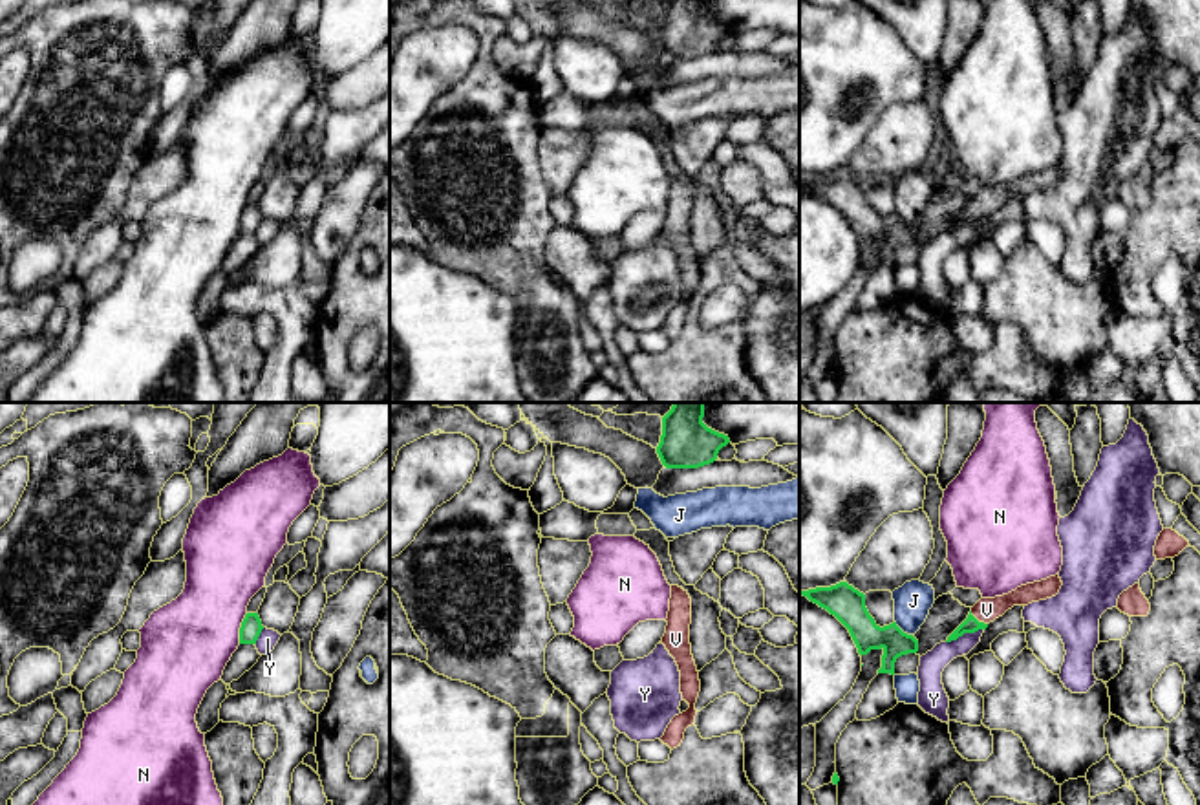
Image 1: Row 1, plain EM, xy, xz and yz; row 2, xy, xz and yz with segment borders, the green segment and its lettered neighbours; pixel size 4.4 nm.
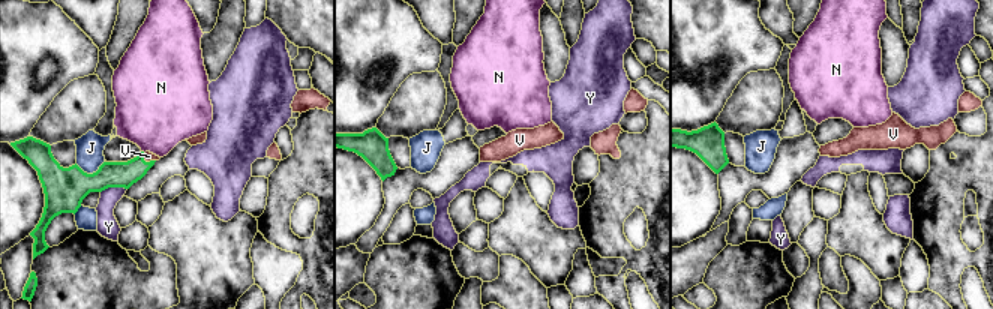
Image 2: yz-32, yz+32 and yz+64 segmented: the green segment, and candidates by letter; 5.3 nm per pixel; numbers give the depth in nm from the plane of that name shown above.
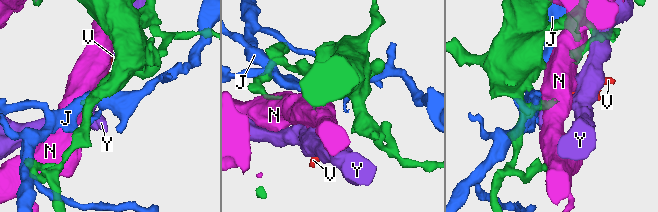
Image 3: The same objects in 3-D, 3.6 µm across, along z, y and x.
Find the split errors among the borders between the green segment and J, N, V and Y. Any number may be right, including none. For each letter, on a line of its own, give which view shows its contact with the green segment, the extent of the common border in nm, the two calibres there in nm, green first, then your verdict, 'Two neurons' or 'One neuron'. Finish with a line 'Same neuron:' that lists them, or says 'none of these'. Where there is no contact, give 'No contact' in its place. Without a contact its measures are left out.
J: Touches green in yz. Shared border 100 nm. Thickness 140 nm (green) against 160 nm. Two neurons
N: Touches green in xy. Shared border 140 nm. Thickness 90 nm (green) against 380 nm. Two neurons
V: Touches green in yz. Shared border 100 nm. Thickness 70 nm (green) against 110 nm. One neuron
Y: Touches green in yz. Shared border 180 nm. Thickness 70 nm (green) against 110 nm. Two neurons
Same neuron: V

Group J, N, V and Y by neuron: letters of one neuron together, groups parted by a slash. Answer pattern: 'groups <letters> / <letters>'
groups J / N / V / Y

